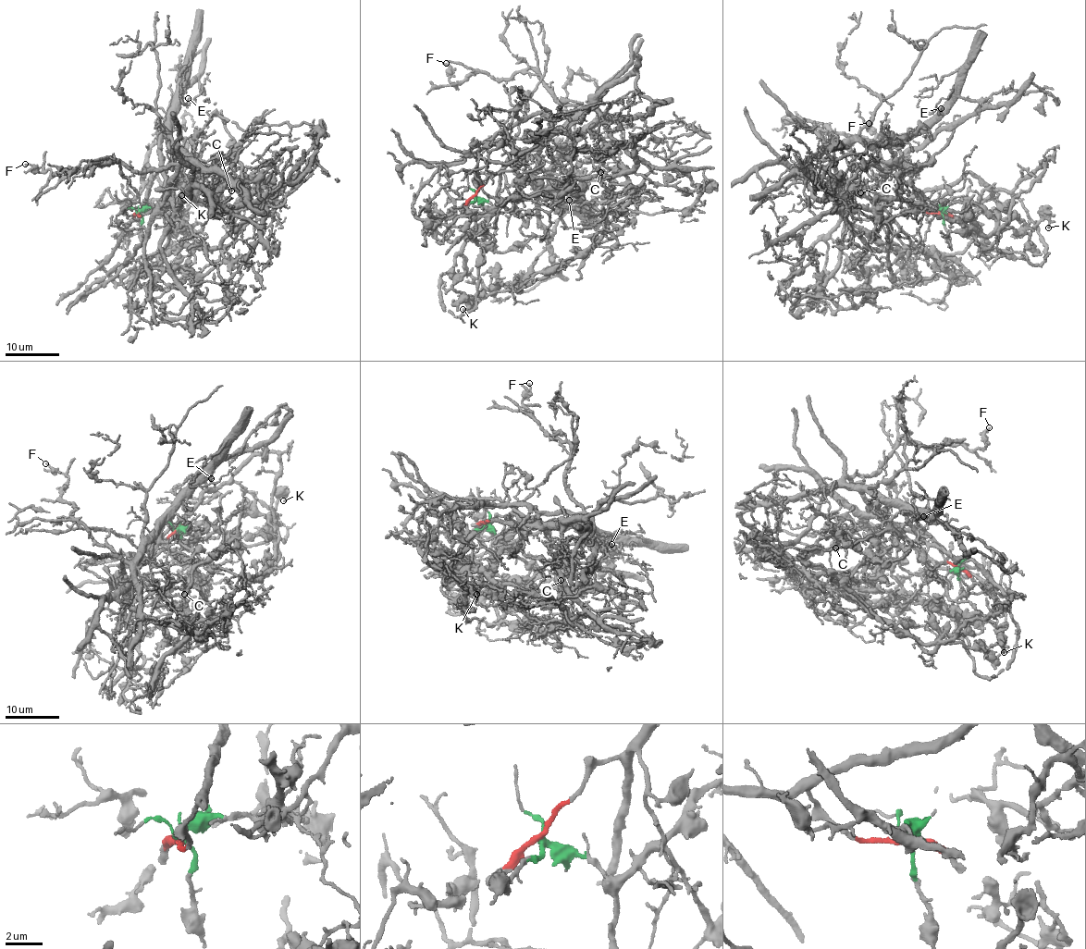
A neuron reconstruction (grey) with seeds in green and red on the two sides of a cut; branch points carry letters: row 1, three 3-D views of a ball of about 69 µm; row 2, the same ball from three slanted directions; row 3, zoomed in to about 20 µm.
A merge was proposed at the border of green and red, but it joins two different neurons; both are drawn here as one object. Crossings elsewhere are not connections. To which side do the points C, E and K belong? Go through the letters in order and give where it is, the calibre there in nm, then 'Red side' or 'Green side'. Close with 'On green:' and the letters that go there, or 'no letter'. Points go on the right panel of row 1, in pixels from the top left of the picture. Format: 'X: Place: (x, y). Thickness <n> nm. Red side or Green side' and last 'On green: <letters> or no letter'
C: Place: (860, 192). Thickness 130 nm. Red side
E: Place: (941, 108). Thickness 60 nm. Green side
K: Place: (1048, 228). Thickness 160 nm. Red side
On green: E

